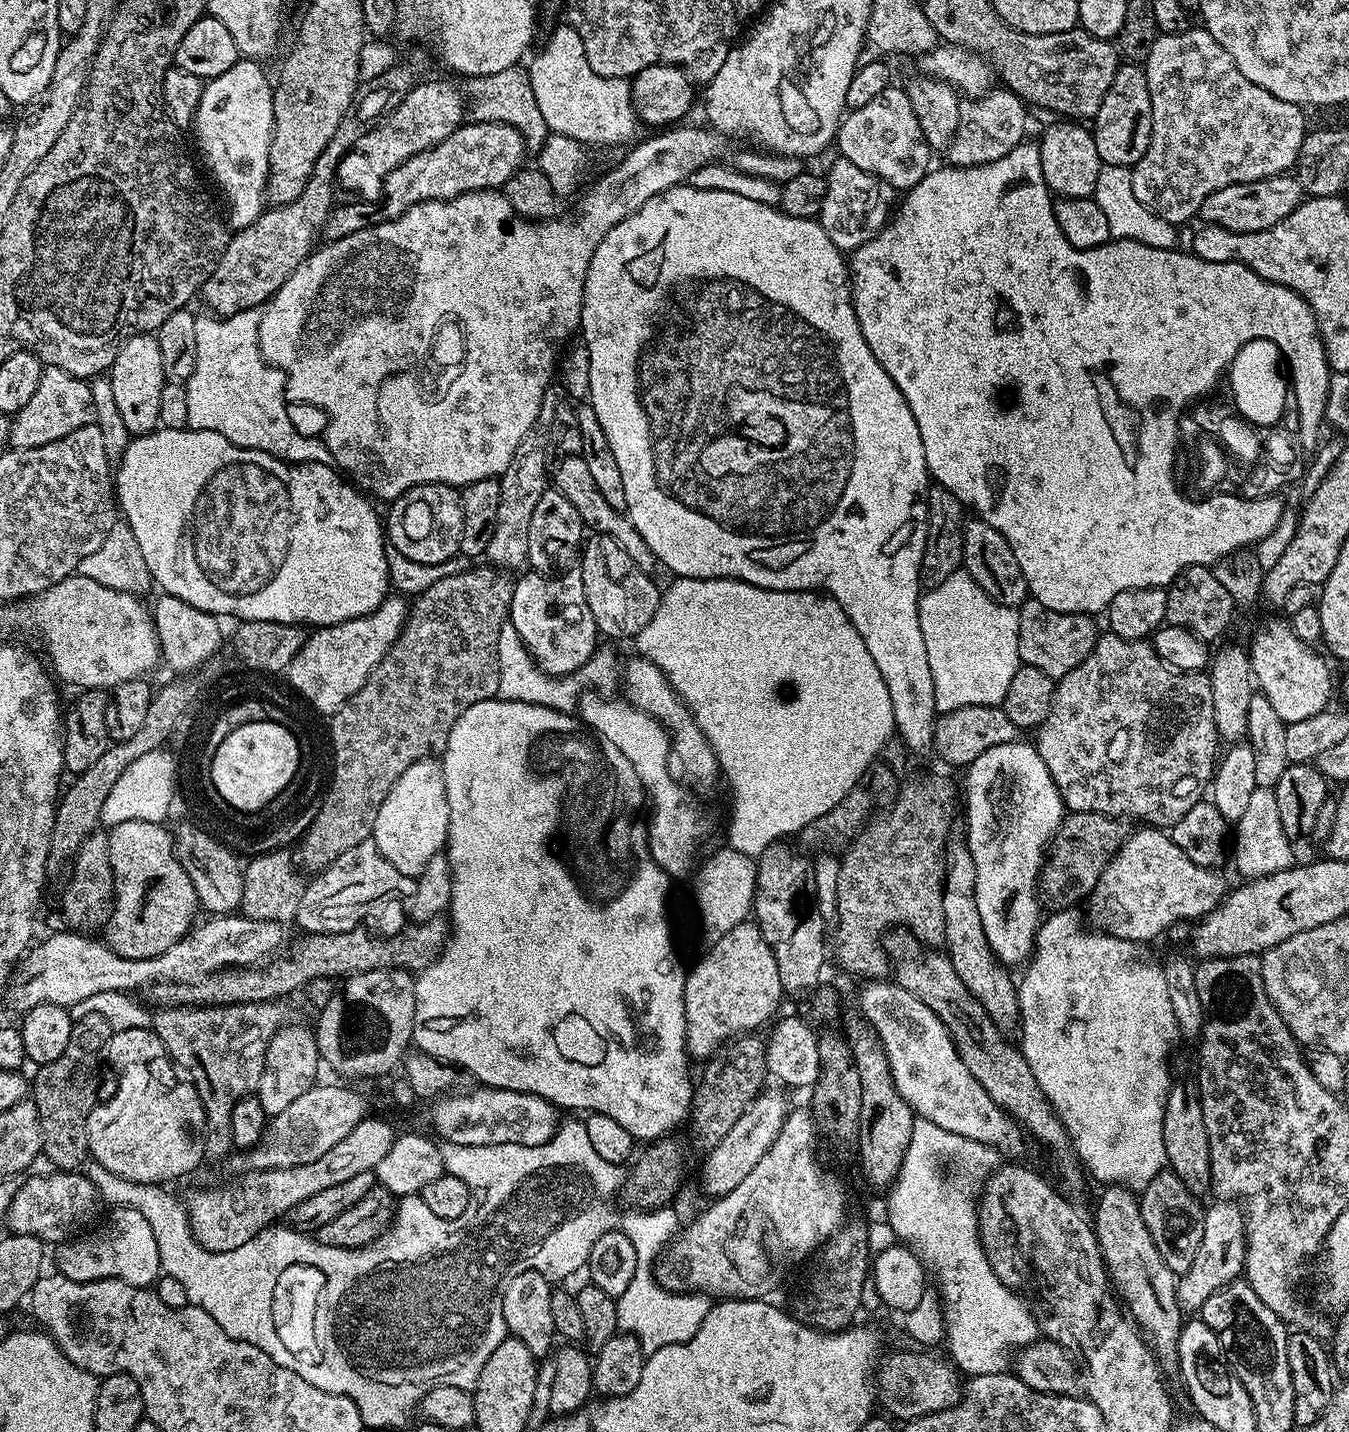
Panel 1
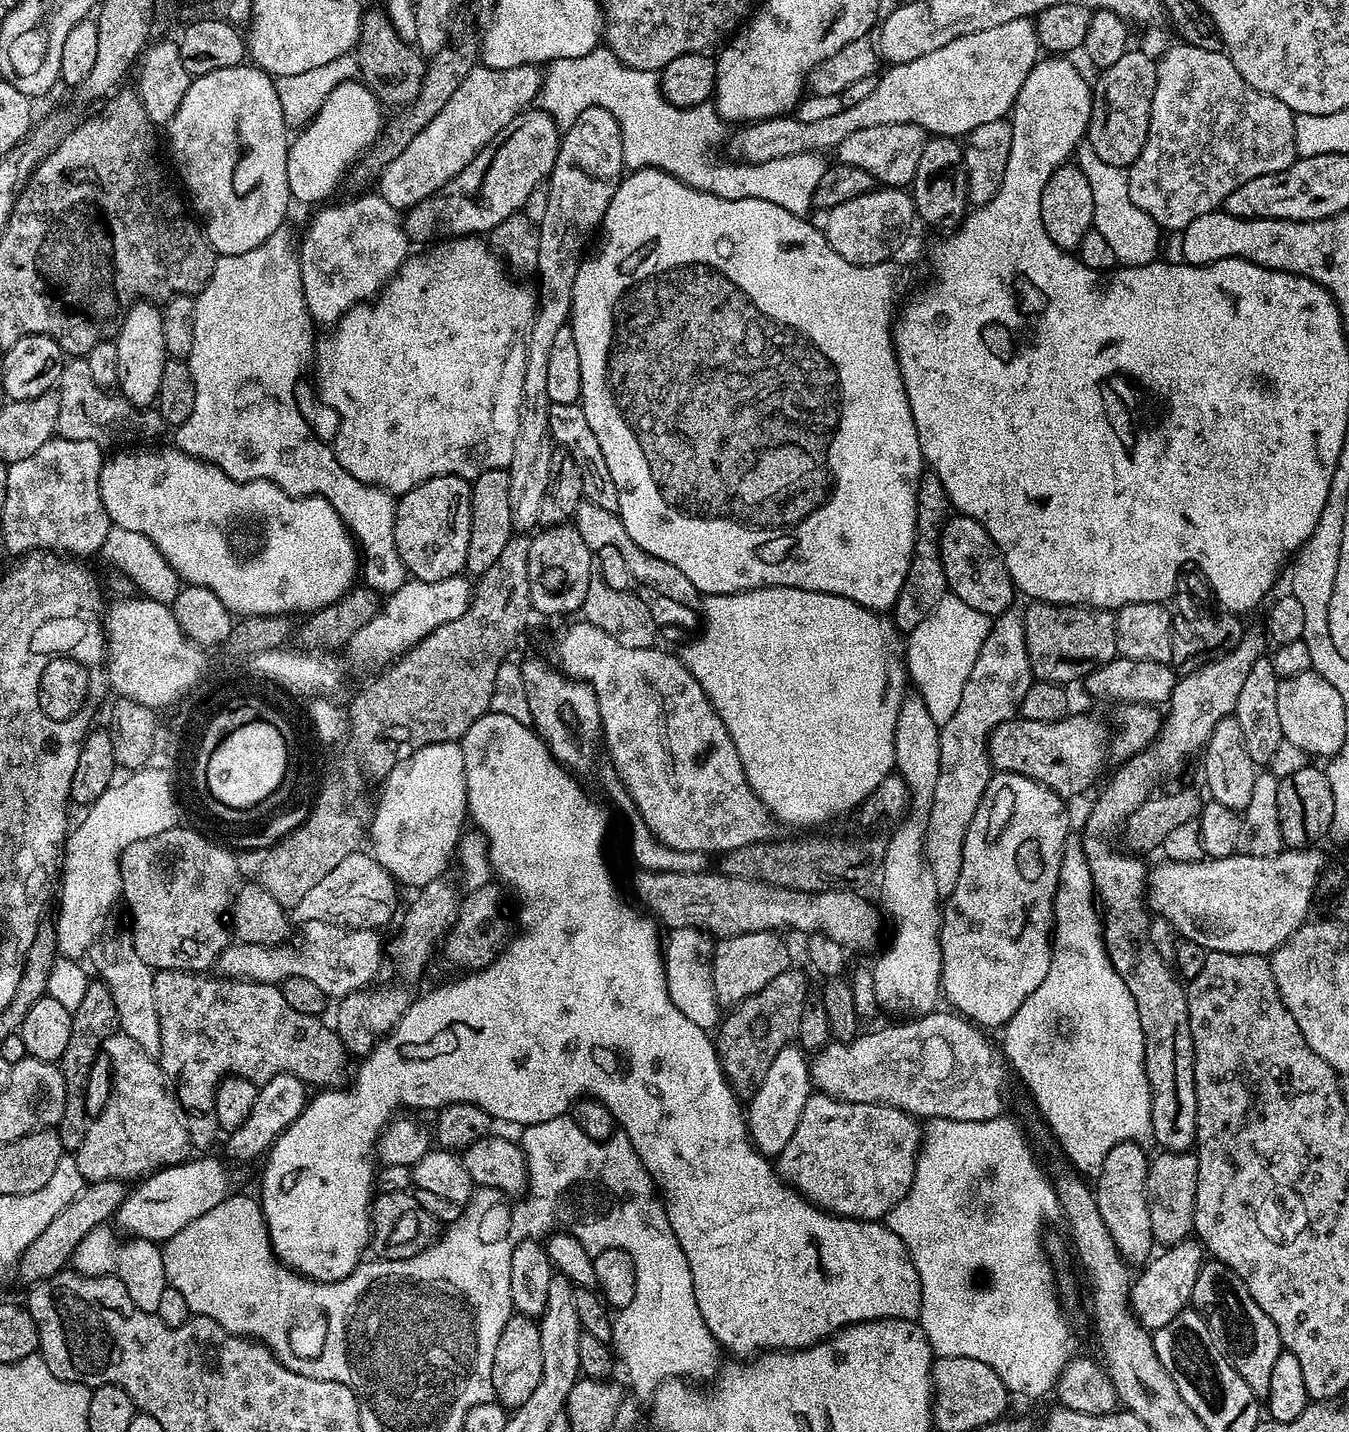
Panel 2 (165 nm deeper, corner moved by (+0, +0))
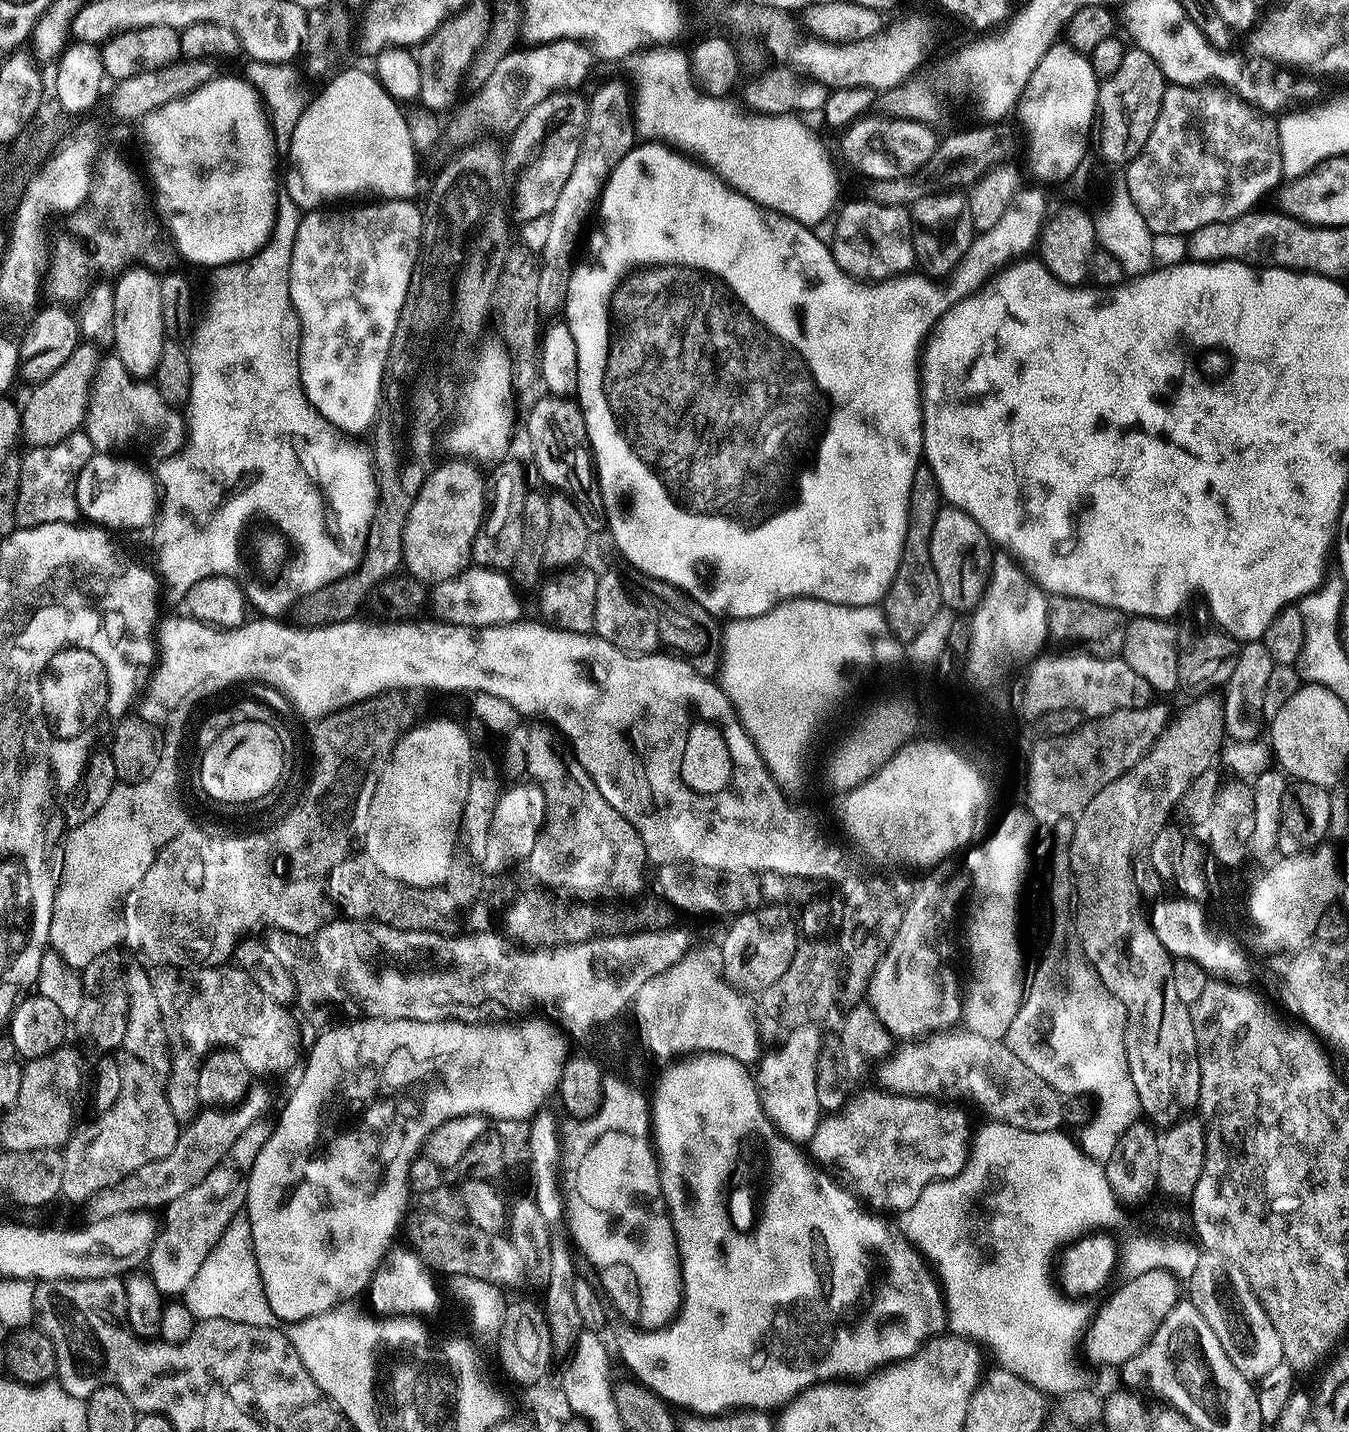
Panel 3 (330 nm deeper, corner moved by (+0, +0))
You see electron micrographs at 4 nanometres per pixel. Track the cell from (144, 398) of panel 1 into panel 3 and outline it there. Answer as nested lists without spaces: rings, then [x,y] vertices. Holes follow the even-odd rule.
[[[133,266],[117,275],[112,288],[114,298],[115,359],[126,366],[126,370],[137,378],[155,377],[158,358],[166,342],[162,322],[162,290],[160,276],[143,266]]]

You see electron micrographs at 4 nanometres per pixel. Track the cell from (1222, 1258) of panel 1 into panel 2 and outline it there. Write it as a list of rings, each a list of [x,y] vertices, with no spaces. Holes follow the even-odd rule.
[[[1196,1242],[1177,1244],[1174,1251],[1161,1252],[1164,1252],[1161,1256],[1153,1255],[1150,1262],[1143,1265],[1141,1272],[1144,1273],[1140,1277],[1137,1275],[1132,1282],[1130,1307],[1133,1316],[1140,1321],[1140,1327],[1144,1330],[1155,1330],[1166,1326],[1166,1322],[1170,1322],[1178,1313],[1189,1307],[1194,1282],[1198,1278],[1201,1263],[1206,1256],[1205,1249]]]

